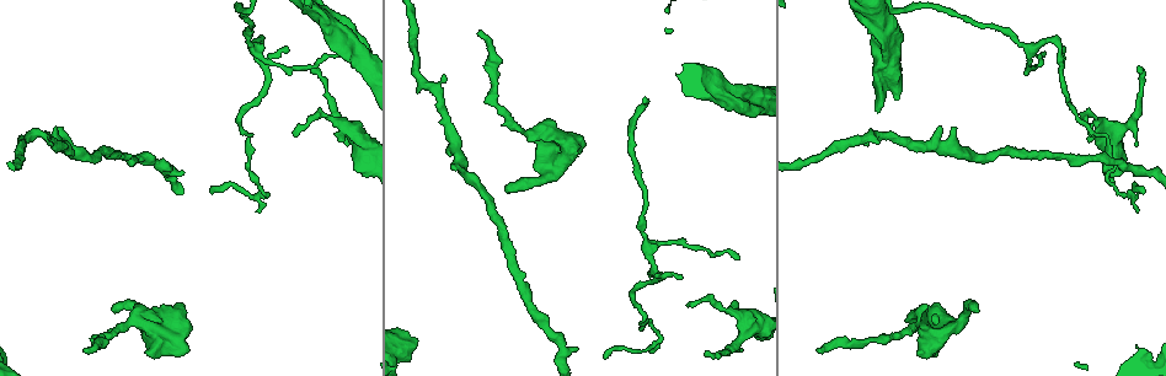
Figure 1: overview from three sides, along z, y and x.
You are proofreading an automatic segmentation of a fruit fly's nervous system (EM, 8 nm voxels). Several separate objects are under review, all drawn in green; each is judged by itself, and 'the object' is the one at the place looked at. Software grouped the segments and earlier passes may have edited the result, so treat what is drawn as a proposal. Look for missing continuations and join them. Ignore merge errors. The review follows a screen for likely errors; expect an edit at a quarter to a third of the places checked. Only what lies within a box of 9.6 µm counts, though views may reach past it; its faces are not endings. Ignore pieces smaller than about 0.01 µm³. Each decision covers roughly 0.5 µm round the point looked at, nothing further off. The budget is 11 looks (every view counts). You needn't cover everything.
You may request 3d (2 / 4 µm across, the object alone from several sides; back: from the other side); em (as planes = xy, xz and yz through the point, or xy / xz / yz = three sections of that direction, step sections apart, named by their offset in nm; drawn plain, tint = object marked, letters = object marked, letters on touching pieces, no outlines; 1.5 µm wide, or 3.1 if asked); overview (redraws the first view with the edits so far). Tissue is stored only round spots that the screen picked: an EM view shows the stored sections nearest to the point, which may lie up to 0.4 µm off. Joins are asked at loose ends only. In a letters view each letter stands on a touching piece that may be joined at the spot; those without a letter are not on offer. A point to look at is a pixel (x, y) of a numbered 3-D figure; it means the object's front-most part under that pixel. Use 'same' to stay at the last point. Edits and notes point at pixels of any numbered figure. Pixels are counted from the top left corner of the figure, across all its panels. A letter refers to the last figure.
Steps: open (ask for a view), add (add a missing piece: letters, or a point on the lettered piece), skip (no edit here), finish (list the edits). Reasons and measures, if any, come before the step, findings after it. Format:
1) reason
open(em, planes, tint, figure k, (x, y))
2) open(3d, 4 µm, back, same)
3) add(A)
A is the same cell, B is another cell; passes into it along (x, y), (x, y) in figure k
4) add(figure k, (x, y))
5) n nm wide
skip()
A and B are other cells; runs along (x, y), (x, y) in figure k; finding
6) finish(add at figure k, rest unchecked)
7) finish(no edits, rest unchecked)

thin end
open(em, planes, tint, figure 1, (1046, 53))

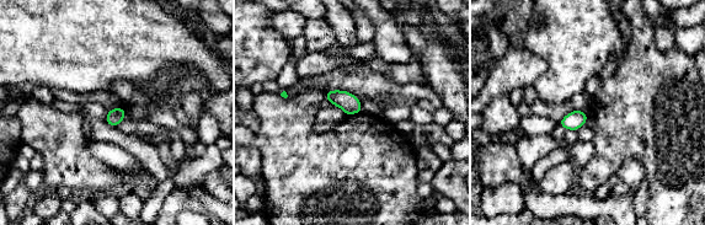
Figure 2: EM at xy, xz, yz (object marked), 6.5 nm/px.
open(em, planes, letters, same)

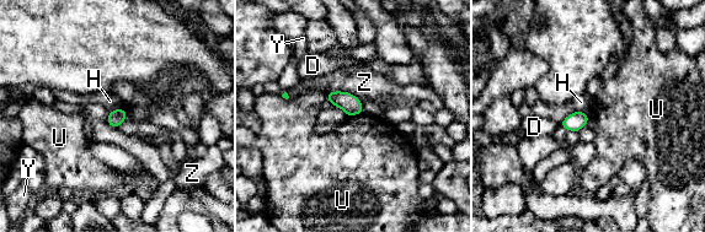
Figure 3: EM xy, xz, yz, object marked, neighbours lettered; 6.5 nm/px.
skip()
D, H, U, Y and Z are other cells; border along (362, 112), (348, 117) in figure 3; none of them fits

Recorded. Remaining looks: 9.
branch stops here
open(3d, 4 µm, figure 1, (741, 348))

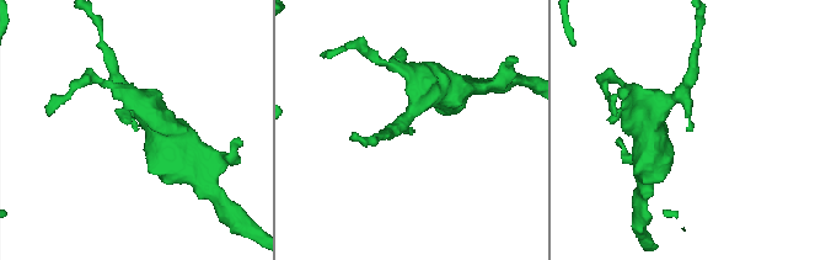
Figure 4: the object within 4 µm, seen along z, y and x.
now the EM
open(em, xz, step 8, tint, figure 4, (136, 129))

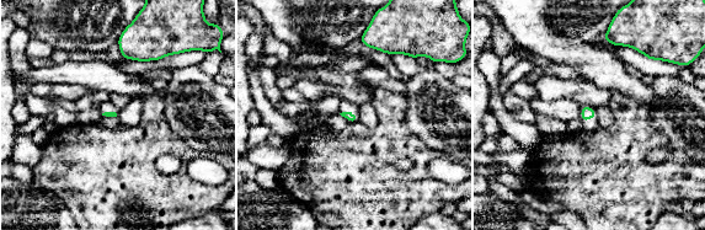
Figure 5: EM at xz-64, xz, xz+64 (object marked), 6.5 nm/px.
open(em, planes, letters, same)

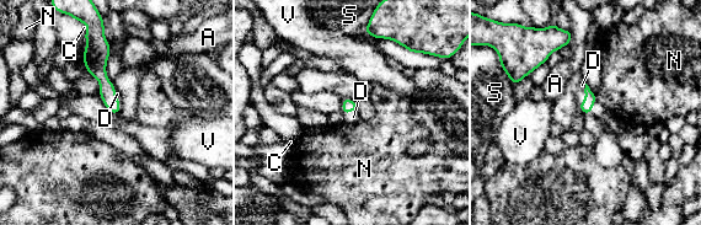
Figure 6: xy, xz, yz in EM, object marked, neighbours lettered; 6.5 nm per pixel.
add(D)
D is the same cell, A, C, N, S and V are other cells; passes into it along (589, 100), (586, 95), (579, 95) in figure 6; it goes on there

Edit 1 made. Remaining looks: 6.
redraw
open(overview)

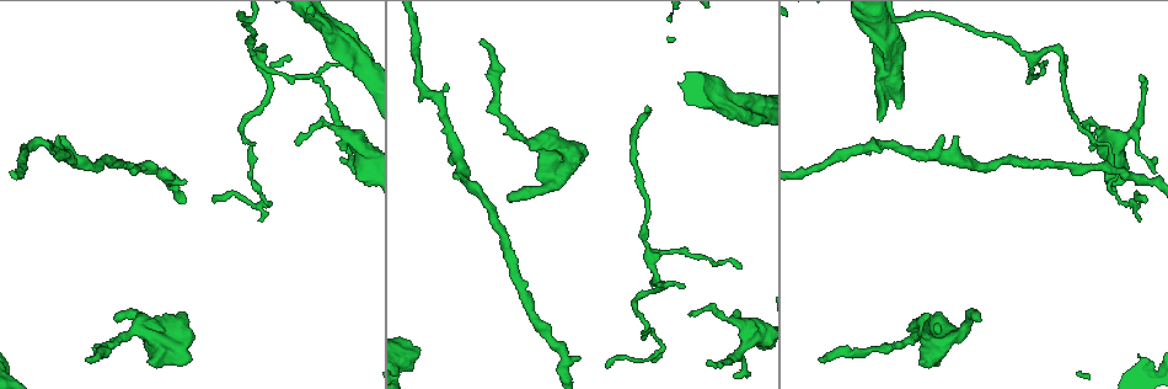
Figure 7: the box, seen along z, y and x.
free end
open(em, xz, step 4, tint, figure 7, (606, 368))

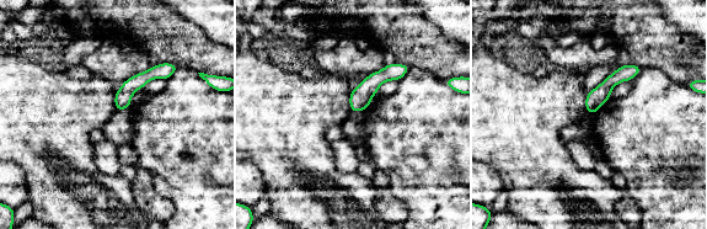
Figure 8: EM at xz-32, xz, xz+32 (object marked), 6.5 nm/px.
open(em, planes, letters, same)

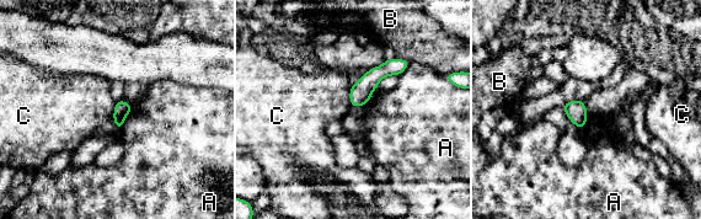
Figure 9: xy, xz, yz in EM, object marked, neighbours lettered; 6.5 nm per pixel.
skip()
A, B and C are other cells; no lettered piece goes on from it

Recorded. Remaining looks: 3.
free end
open(3d, 2 µm, figure 7, (823, 359))

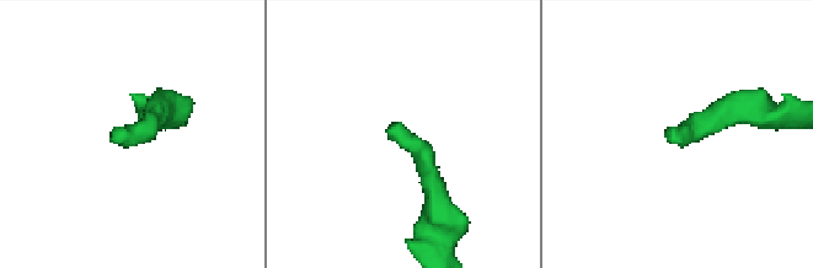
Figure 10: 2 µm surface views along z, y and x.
open(em, planes, tint, figure 10, (675, 141))

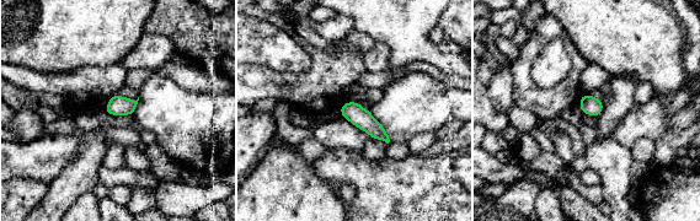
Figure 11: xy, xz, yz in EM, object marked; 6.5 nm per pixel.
what lies round it
open(em, planes, letters, same)

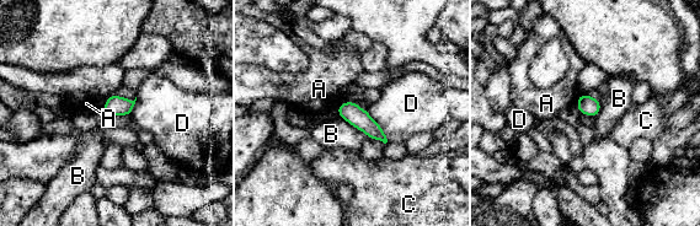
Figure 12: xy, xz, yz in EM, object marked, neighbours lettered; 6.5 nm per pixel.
skip()
A, B, C and D are other cells; none of them fits

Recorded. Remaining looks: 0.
finish(add at figure 6, rest unchecked)

